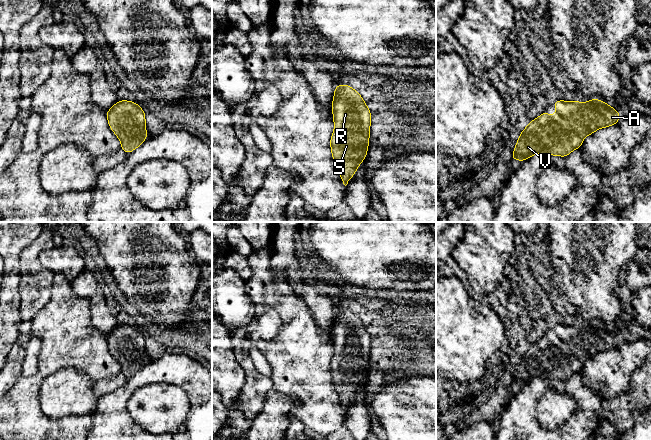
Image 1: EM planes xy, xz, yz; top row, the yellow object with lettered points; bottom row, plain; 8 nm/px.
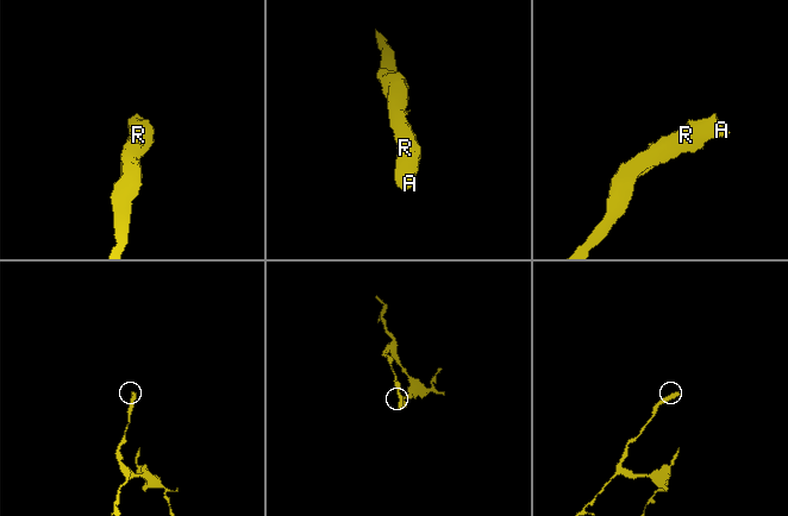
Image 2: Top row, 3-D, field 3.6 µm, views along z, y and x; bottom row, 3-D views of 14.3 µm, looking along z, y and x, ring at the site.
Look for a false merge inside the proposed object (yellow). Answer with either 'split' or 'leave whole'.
leave whole

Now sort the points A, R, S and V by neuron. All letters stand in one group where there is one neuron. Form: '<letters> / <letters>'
A R S V

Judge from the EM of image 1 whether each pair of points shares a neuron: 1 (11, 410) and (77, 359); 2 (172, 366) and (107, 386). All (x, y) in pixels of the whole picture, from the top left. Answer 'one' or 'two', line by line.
1: one
2: two

